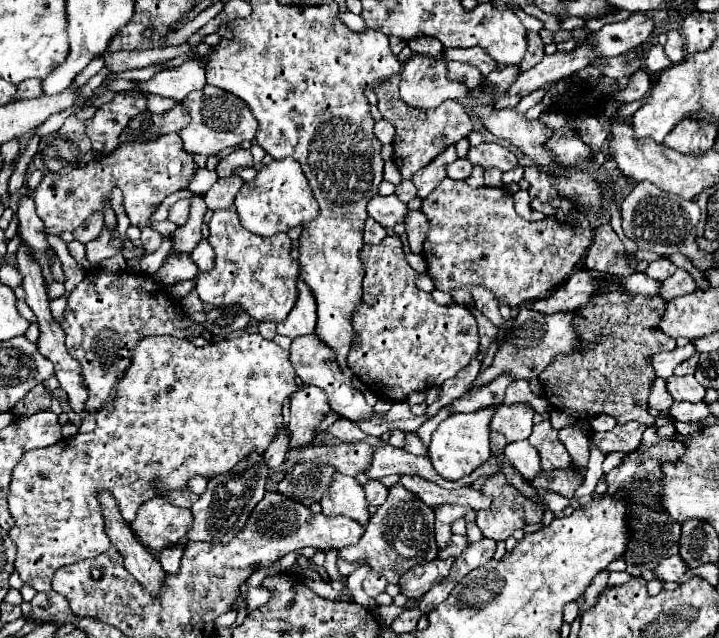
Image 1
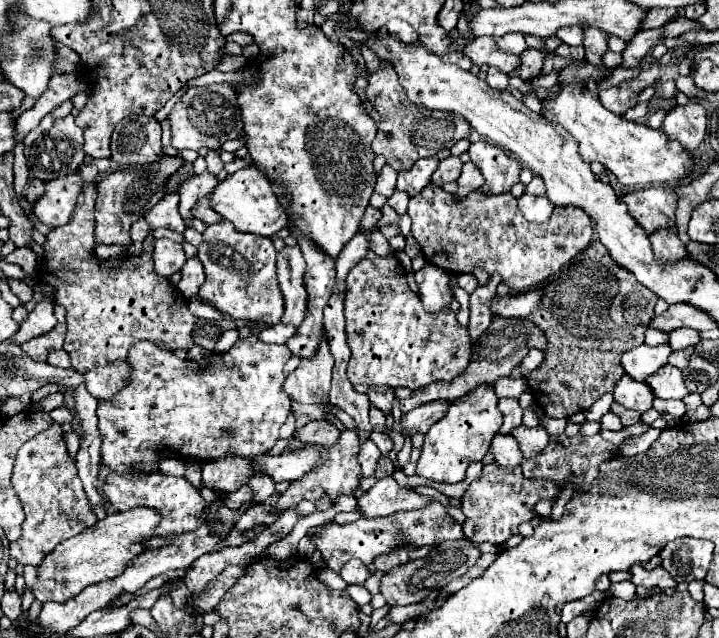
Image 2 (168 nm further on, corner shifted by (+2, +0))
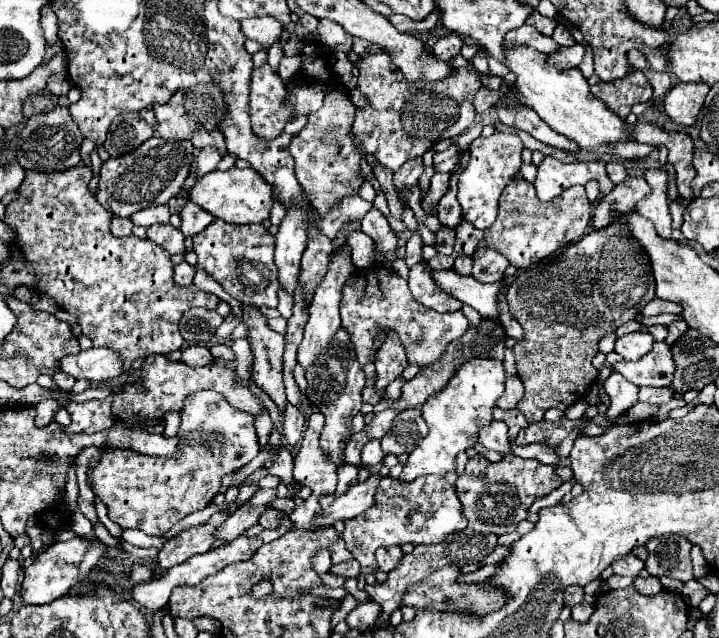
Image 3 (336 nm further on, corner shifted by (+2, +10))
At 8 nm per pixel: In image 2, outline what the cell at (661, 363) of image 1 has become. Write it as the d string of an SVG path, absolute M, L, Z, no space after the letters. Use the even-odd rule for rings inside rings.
M667 344L661 346L637 346L633 350L627 350L621 358L621 366L625 374L629 374L635 380L643 380L657 372L663 364L667 364L667 358L671 354L671 348Z

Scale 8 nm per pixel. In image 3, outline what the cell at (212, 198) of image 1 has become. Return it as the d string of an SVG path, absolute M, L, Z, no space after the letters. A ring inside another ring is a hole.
M187 202L185 208L181 210L181 230L185 232L185 236L195 236L199 234L203 228L207 228L211 222L215 220L215 216L211 216L211 212L207 212L205 208L201 208L195 202Z

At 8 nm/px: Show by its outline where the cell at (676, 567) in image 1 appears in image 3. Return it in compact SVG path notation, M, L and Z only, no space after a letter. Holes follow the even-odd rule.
M625 556L623 560L615 560L613 564L613 572L619 576L627 576L627 578L637 578L641 572L645 570L645 562L631 556Z

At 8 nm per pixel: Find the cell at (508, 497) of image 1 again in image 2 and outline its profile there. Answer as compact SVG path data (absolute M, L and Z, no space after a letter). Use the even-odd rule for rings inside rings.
M495 462L483 466L483 474L473 480L463 498L461 498L461 510L465 514L463 532L465 538L471 542L491 542L491 544L505 544L509 536L517 534L521 522L533 520L535 504L545 498L555 498L559 494L559 484L545 478L525 478L521 472L521 466L507 466L501 468Z

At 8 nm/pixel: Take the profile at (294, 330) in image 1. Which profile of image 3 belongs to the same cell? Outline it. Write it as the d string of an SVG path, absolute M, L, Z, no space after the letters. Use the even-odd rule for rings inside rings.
M291 210L275 234L275 266L279 268L279 282L287 294L295 294L299 262L307 244L307 210Z

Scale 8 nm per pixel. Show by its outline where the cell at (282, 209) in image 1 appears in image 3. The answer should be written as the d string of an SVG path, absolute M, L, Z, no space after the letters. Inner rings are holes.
M231 168L231 170L215 170L197 180L189 192L189 200L201 204L201 208L209 210L213 216L227 220L229 224L261 224L269 220L269 212L273 208L271 186L255 172L253 168Z

